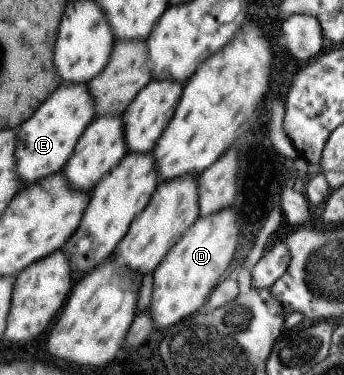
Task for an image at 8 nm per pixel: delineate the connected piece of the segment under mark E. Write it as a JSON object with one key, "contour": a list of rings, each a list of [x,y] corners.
{"contour":[[[64,82],[26,122],[16,127],[19,138],[17,169],[23,187],[64,170],[74,156],[81,136],[96,117],[95,98],[88,84]]]}

